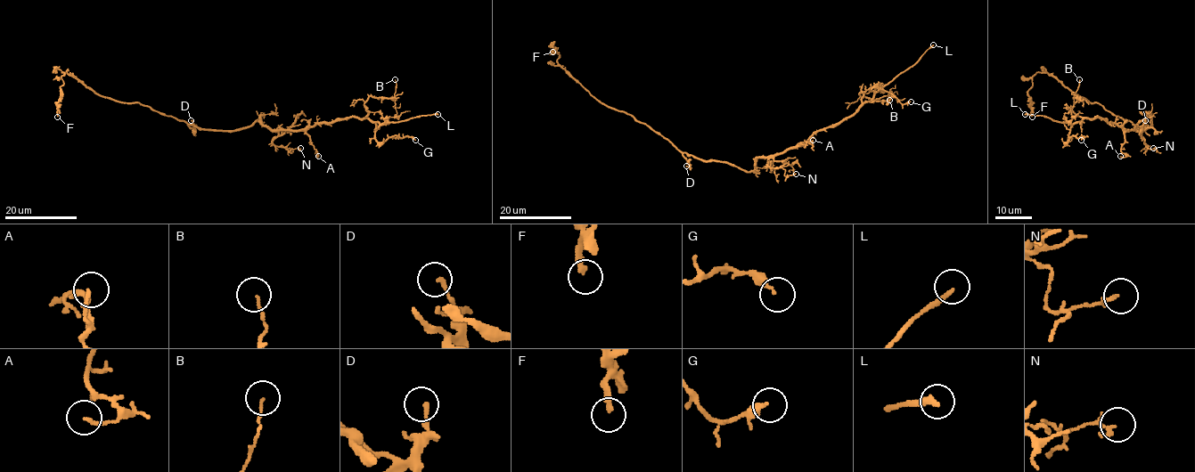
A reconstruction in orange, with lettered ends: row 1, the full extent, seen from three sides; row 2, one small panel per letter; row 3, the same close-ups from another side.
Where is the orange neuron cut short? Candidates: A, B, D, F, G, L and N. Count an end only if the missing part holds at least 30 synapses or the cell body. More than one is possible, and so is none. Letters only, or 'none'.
L

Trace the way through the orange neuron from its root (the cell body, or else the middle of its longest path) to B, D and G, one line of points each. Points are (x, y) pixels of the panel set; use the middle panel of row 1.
B: (728, 164), (754, 172), (757, 158), (782, 154), (849, 118), (861, 93), (889, 100)
D: (728, 164), (702, 161), (684, 153), (690, 164), (686, 166)
G: (728, 164), (754, 172), (757, 158), (782, 154), (851, 117), (872, 98), (873, 87), (903, 104), (911, 101)

